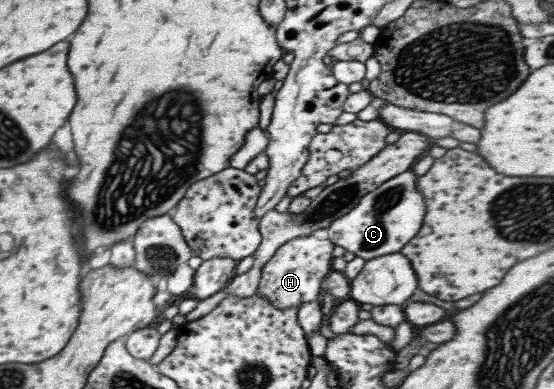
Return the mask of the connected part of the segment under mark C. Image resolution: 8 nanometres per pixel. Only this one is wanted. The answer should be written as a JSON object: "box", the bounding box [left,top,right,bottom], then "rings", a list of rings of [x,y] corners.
{"box":[327,169,424,261],"rings":[[[408,169],[390,180],[385,180],[372,189],[372,192],[364,194],[354,208],[328,224],[327,240],[364,261],[398,252],[418,232],[422,224],[424,202],[420,192],[416,192],[414,188],[416,178],[416,174]]]}

